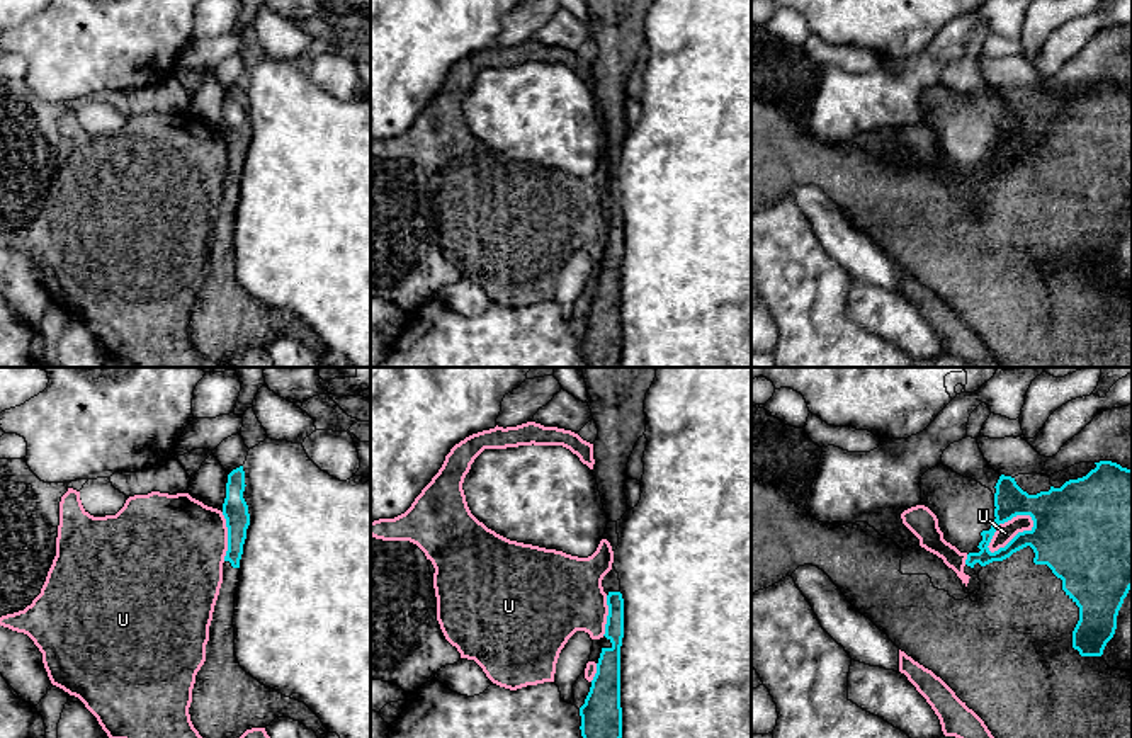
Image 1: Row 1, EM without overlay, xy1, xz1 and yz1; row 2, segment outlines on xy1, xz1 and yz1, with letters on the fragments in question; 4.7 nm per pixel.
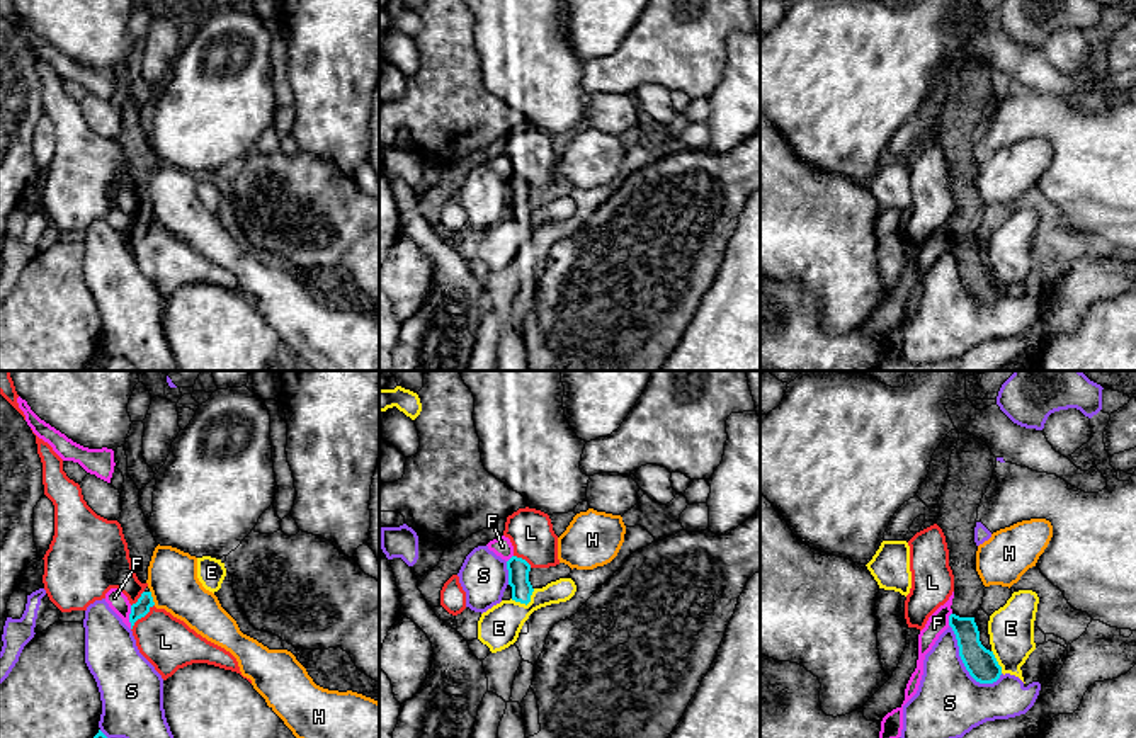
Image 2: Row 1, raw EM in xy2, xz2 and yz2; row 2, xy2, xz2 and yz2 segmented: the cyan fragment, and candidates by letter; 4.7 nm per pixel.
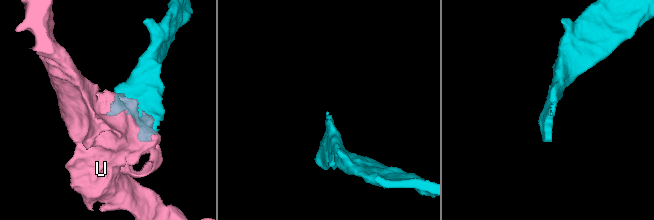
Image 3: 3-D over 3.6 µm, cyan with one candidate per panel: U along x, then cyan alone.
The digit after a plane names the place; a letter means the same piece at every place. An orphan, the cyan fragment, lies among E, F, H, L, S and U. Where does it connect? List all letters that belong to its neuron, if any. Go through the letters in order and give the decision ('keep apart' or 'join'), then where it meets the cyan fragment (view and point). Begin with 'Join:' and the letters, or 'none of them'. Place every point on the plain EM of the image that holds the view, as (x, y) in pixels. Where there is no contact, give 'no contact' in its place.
Join: none of them
E: keep apart | xz2 (526, 223)
F: keep apart | xy2 (130, 237)
H: keep apart | xy2 (152, 216)
L: keep apart | xy2 (142, 235)
S: keep apart | yz2 (963, 281)
U: keep apart | yz1 (1015, 155)

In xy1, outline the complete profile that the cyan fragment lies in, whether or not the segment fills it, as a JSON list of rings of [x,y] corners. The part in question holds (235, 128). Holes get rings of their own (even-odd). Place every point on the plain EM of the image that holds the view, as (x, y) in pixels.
[[[243,85],[228,94],[223,134],[228,146],[228,170],[223,202],[214,224],[206,264],[206,281],[195,294],[190,340],[211,360],[231,360],[246,349],[267,347],[275,337],[291,337],[314,352],[321,338],[304,323],[265,306],[246,292],[235,275],[235,219],[240,204],[240,179],[250,145]]]

